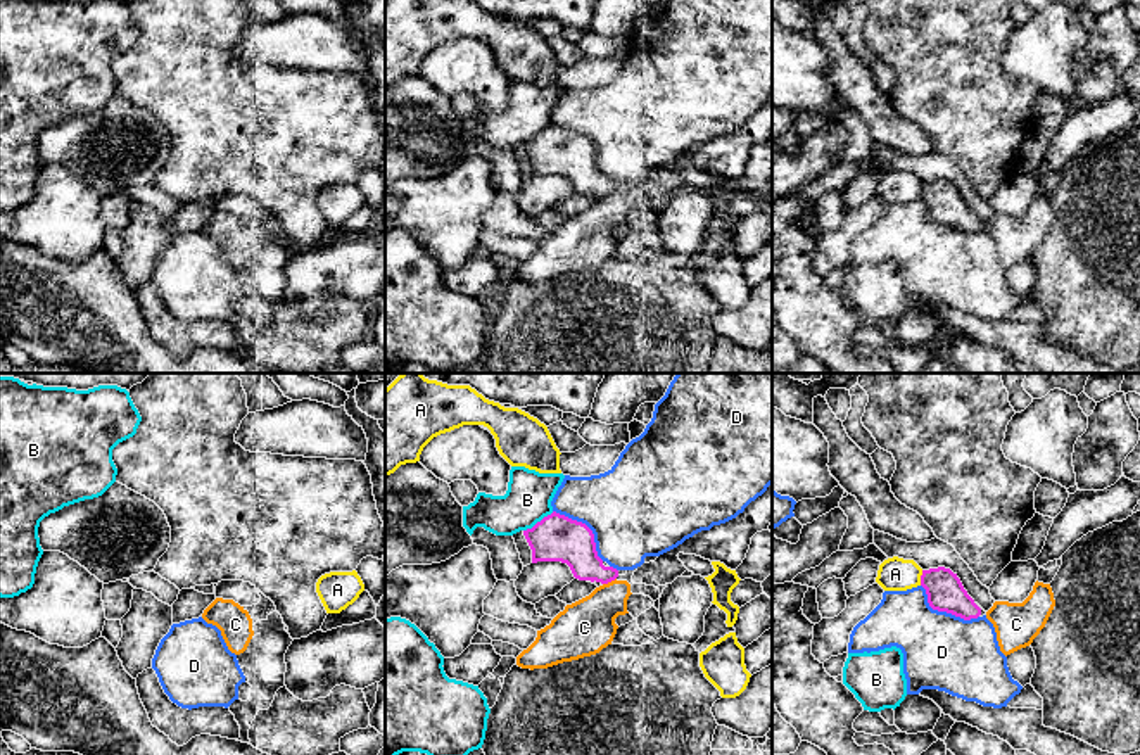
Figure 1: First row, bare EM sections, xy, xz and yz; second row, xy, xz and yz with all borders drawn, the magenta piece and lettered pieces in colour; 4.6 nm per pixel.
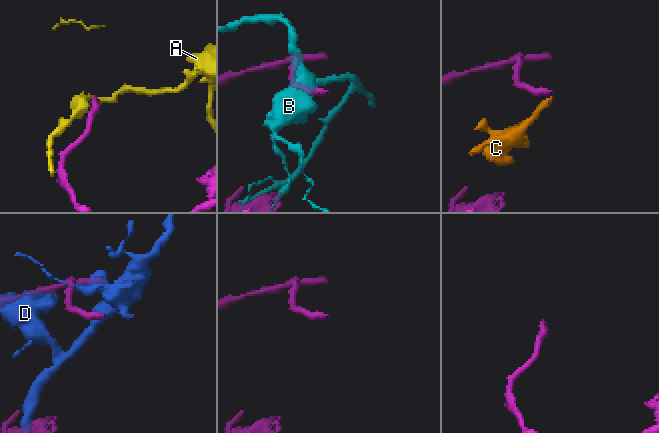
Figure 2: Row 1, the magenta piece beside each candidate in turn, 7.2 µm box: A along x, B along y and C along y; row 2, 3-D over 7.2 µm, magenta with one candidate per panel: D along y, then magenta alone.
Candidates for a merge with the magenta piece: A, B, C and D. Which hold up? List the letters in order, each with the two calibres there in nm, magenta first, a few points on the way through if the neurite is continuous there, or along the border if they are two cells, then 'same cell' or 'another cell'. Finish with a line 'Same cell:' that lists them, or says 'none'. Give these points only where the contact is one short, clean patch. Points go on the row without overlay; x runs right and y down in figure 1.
A: 180 nm thick on the magenta side, 160 nm on the other; another cell
B: 220 nm thick on the magenta side, 220 nm on the other; another cell
C: 200 nm thick on the magenta side, 260 nm on the other; border along xz (615, 190), (603, 197); another cell
D: 180 nm thick on the magenta side, 360 nm on the other; another cell
Same cell: none

